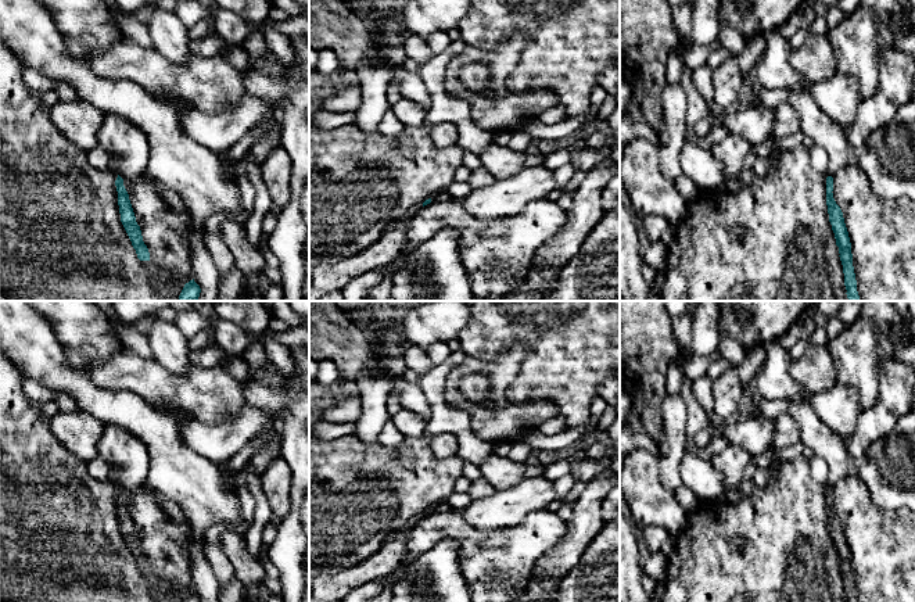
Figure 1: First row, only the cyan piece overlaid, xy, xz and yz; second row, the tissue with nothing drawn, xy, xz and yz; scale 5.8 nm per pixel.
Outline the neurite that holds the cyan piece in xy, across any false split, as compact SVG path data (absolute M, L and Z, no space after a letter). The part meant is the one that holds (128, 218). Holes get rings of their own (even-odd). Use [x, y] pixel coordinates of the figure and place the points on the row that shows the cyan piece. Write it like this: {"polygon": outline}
{"polygon": "M118 175L115 180L118 191L118 205L121 214L121 222L132 241L133 248L136 250L137 258L140 261L150 261L150 252L147 246L143 241L140 226L136 222L136 216L129 200L129 194L123 186L123 179Z"}

